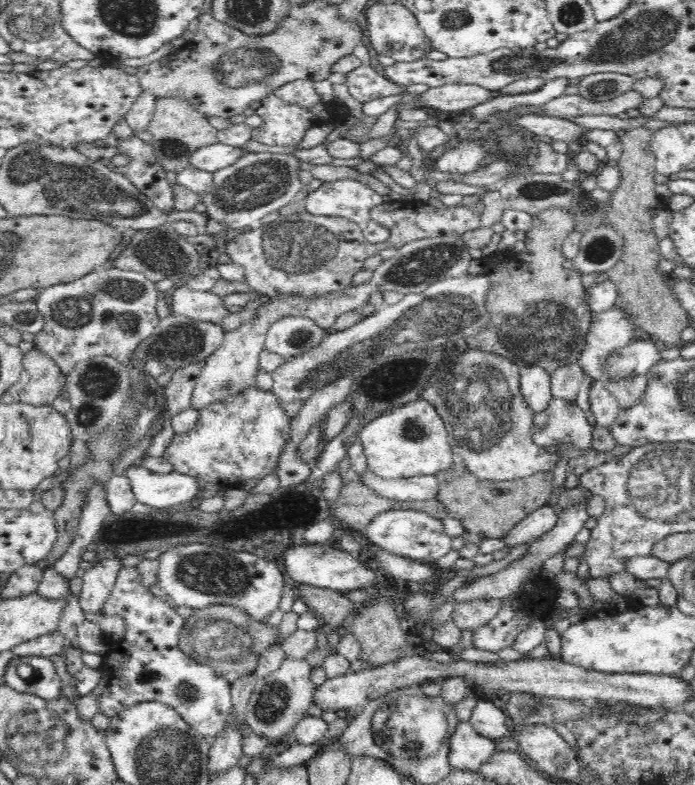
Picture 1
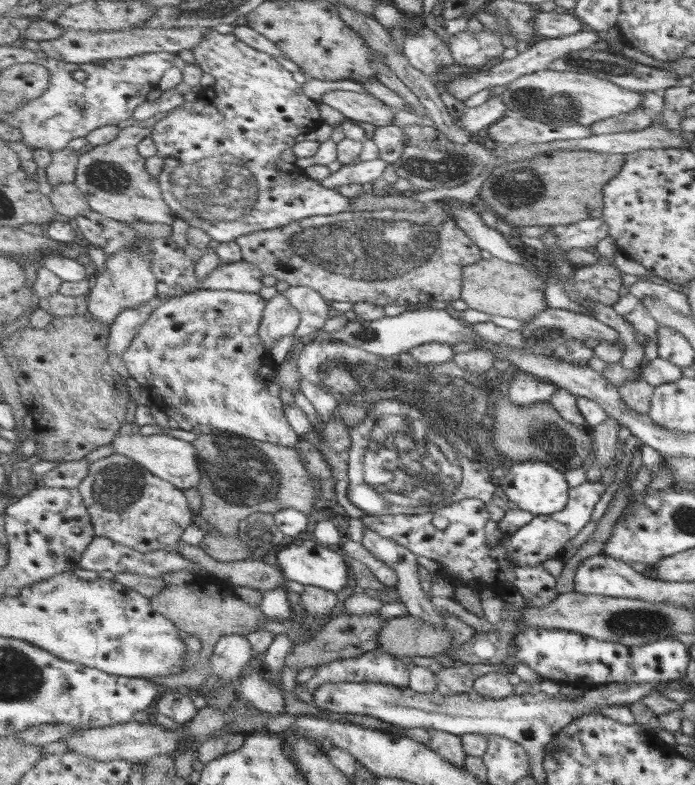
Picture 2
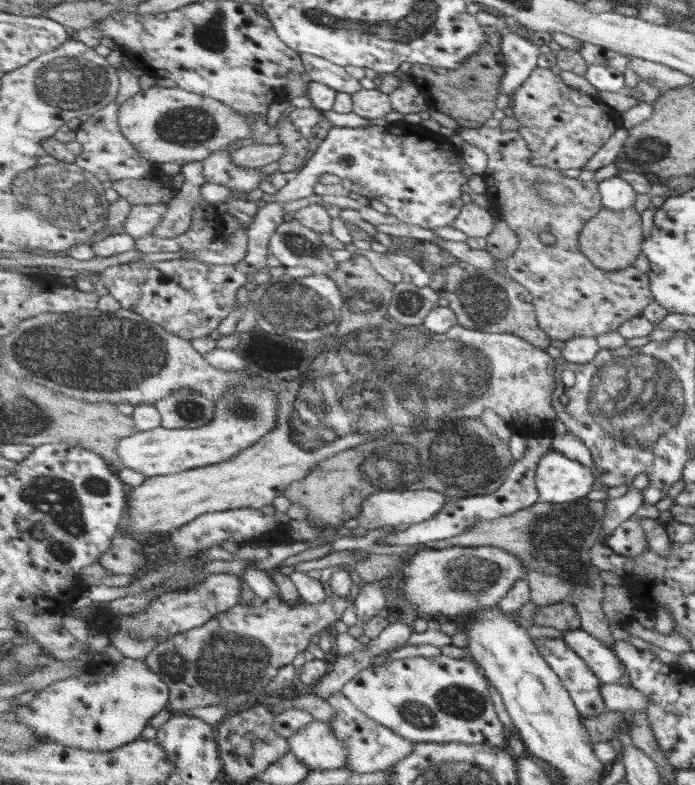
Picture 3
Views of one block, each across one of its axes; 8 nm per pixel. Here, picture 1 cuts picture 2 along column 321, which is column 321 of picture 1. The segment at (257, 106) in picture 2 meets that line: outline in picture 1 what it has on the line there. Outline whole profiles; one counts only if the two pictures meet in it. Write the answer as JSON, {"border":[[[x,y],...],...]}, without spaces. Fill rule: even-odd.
{"border":[[[274,93],[265,96],[260,101],[262,102],[262,106],[256,109],[256,114],[262,118],[262,125],[252,128],[250,138],[256,142],[266,144],[266,146],[298,146],[309,128],[322,126],[324,123],[330,123],[335,128],[336,124],[340,124],[342,120],[346,120],[350,116],[350,114],[342,114],[344,104],[333,104],[332,107],[327,105],[328,109],[331,110],[332,118],[329,122],[324,122],[318,116],[314,116],[312,110],[309,110],[309,108],[304,108],[303,105],[298,104],[288,104],[274,95]],[[334,180],[323,184],[312,192],[308,192],[305,199],[305,210],[315,216],[334,216],[338,219],[350,220],[360,228],[362,238],[368,243],[384,243],[389,238],[389,230],[377,224],[372,218],[374,208],[384,203],[383,196],[374,192],[370,186],[361,184],[358,180]]]}

